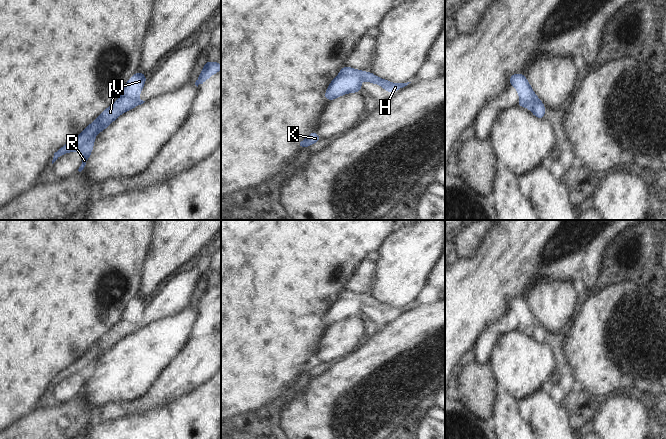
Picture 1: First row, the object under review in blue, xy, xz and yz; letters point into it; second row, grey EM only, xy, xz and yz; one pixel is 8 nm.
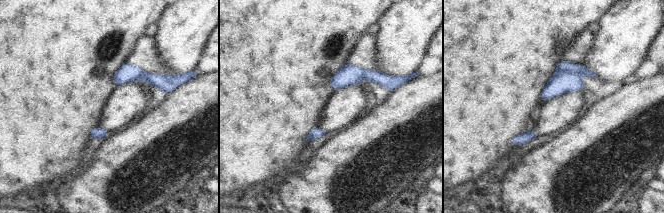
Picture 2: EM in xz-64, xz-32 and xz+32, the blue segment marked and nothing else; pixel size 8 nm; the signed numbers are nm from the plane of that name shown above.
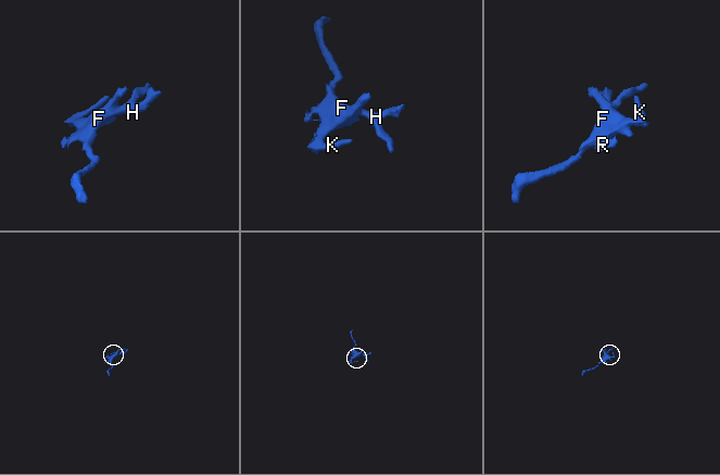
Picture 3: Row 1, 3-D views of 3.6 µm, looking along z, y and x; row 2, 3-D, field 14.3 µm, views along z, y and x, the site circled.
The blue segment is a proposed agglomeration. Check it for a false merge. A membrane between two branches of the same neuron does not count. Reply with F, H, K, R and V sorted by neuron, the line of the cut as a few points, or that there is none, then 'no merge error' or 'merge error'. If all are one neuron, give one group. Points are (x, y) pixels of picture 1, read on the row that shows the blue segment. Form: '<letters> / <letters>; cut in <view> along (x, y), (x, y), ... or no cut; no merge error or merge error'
F H K R V; no cut; no merge error

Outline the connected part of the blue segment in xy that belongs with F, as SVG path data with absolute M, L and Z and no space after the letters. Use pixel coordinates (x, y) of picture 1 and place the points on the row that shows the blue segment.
M141 71L130 77L124 85L121 96L108 106L92 123L90 123L80 134L72 141L68 142L55 153L52 164L62 155L69 152L80 152L82 155L82 164L78 171L81 172L94 147L96 135L105 130L121 114L143 104L145 101L140 100L139 96L143 86L146 83L146 75Z

